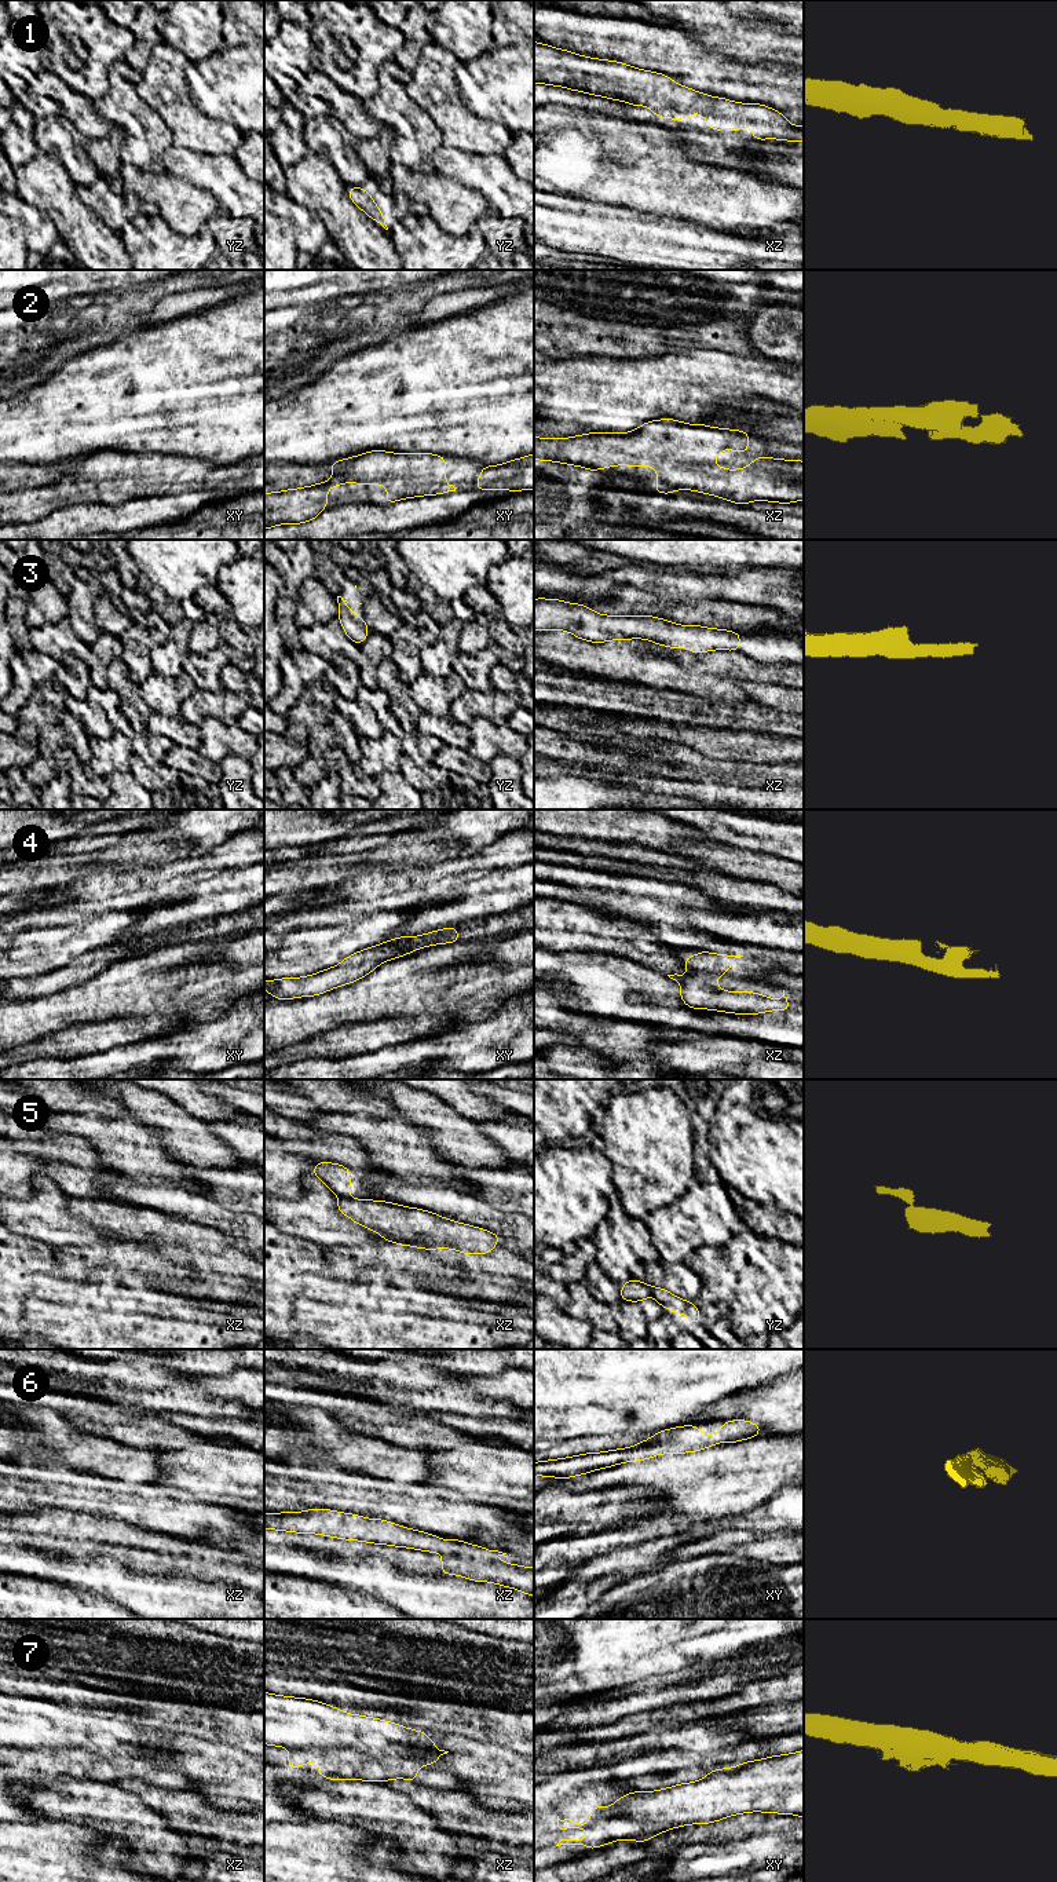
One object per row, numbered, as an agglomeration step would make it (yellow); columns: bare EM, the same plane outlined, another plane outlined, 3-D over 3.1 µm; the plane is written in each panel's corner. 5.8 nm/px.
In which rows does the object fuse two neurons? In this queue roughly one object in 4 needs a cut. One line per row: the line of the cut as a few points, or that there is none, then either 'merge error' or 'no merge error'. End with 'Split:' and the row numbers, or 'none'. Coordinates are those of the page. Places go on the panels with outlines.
1: cut none; no merge error
2: cut none; no merge error
3: cut none; no merge error
4: cut none; no merge error
5: cut xz (340, 1197), (348, 1198); merge error
6: cut none; no merge error
7: cut xz (293, 1747), (354, 1749), (372, 1757), (417, 1758), (427, 1764); merge error
Split: 5, 7

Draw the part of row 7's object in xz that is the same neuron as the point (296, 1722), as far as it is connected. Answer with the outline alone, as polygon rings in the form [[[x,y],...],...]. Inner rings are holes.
[[[264,1692],[264,1744],[301,1750],[310,1747],[355,1750],[372,1758],[418,1759],[427,1765],[436,1764],[440,1755],[449,1753],[435,1747],[434,1740],[423,1731],[409,1729],[387,1720],[348,1714],[319,1700],[268,1692]]]

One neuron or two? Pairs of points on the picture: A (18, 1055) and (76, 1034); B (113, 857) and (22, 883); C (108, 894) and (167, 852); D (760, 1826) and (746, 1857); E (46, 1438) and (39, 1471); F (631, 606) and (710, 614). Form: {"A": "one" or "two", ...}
{"A": "one", "B": "one", "C": "two", "D": "two", "E": "two", "F": "one"}

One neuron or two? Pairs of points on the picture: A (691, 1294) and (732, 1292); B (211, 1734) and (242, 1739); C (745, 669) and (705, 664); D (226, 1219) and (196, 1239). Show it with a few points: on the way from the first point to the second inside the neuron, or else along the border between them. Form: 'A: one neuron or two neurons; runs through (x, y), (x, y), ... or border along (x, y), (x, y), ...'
A: two neurons; border along (687, 1264), (702, 1283), (699, 1298)
B: one neuron; runs through (219, 1736), (234, 1739)
C: one neuron; runs through (735, 664), (714, 664)
D: two neurons; border along (200, 1224), (227, 1234), (233, 1242)

